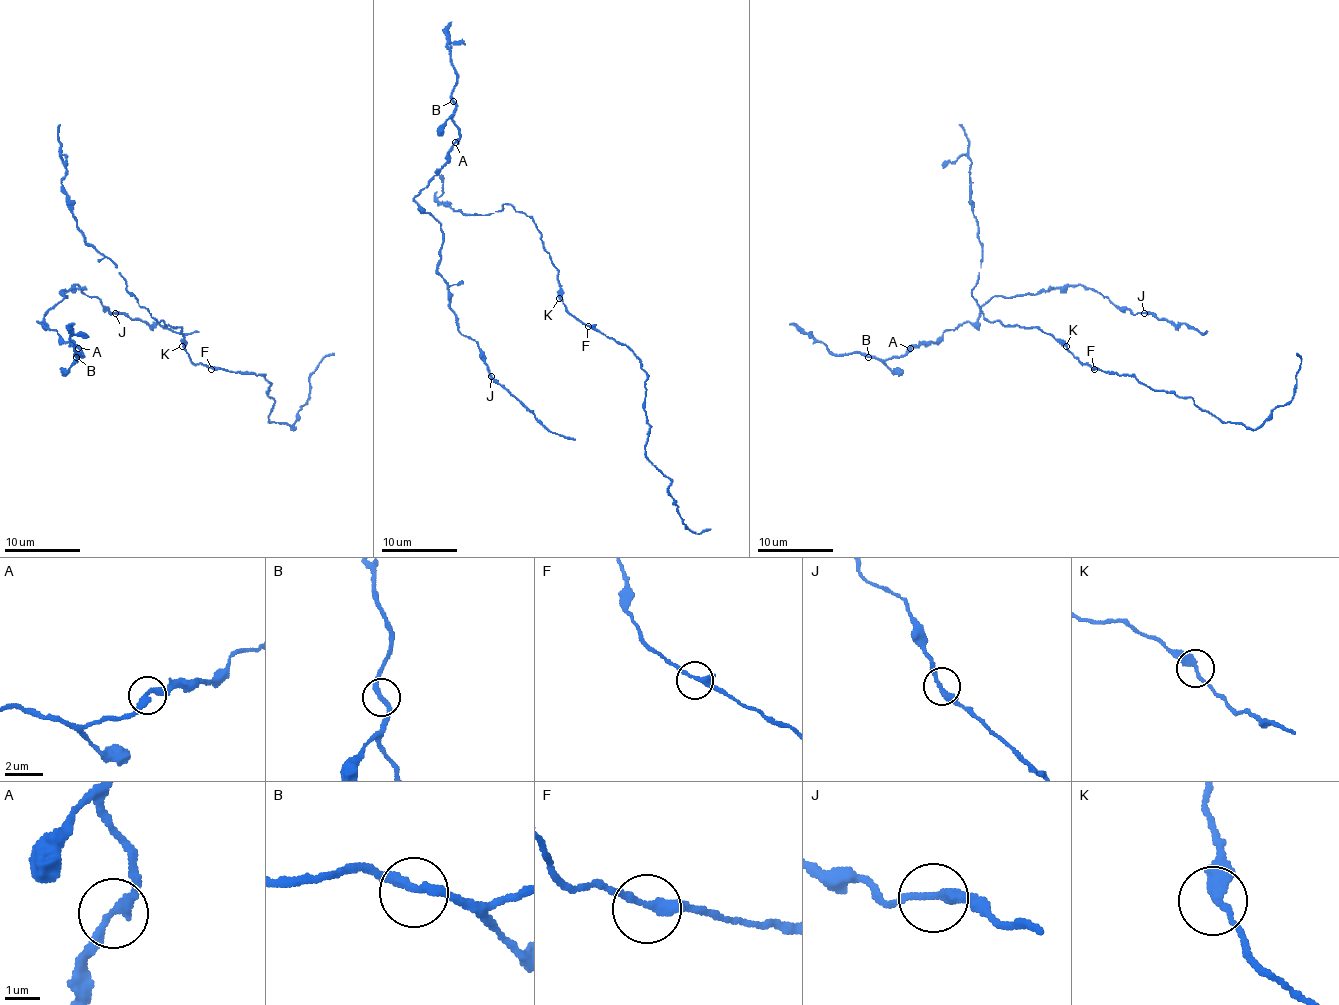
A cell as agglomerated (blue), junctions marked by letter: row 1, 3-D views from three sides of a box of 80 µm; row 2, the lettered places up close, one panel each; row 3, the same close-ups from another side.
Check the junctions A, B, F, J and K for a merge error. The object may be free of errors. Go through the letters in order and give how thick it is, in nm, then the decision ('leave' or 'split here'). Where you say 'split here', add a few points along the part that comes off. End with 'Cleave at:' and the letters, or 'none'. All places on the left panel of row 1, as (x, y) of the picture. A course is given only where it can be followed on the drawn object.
A: 280 nm | leave
B: 280 nm | leave
F: 280 nm | leave
J: 280 nm | leave
K: 300 nm | leave
Cleave at: none

